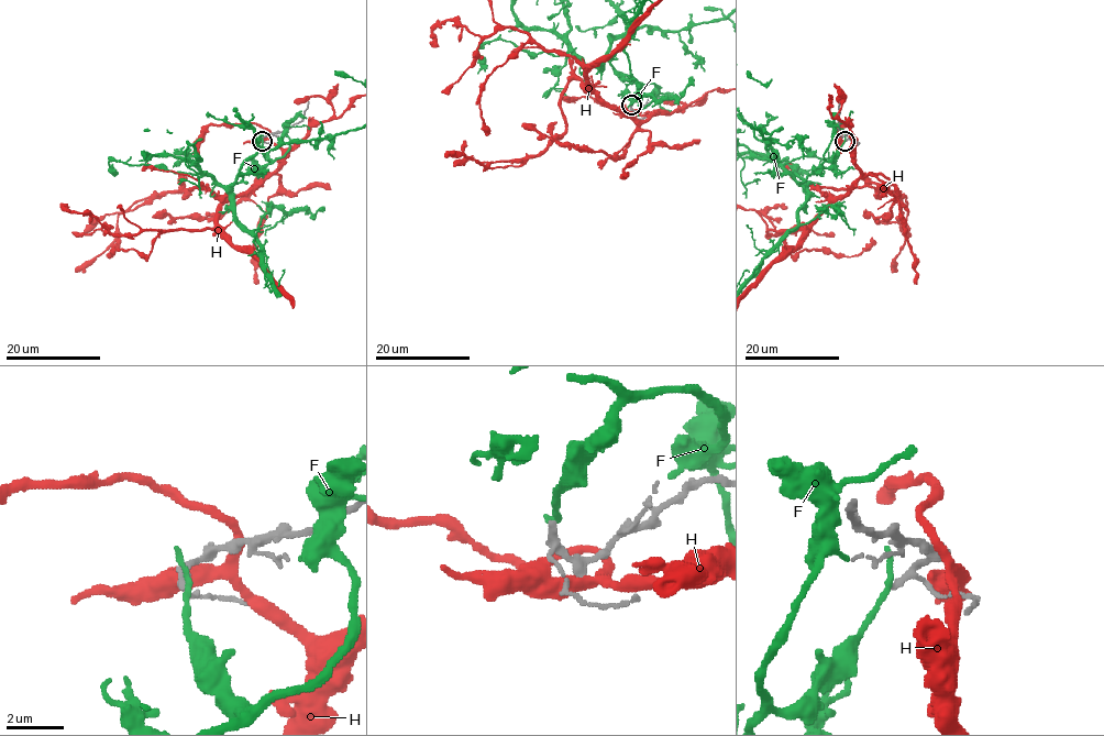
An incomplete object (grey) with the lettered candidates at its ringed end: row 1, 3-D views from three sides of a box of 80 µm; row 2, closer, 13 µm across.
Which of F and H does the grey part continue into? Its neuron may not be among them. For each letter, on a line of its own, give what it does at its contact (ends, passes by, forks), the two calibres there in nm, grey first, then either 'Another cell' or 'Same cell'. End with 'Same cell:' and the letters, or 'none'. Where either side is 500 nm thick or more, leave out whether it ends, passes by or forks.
F: It passes by. Thickness 200 nm (grey) against 170 nm. Another cell
H: Thickness 150 nm (grey) against 750 nm. Another cell
Same cell: none

